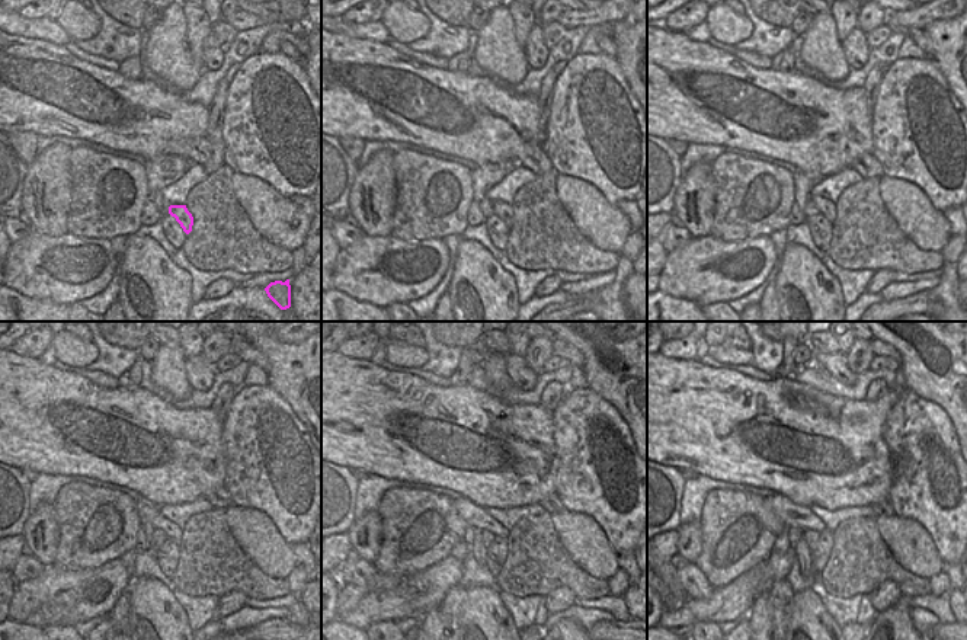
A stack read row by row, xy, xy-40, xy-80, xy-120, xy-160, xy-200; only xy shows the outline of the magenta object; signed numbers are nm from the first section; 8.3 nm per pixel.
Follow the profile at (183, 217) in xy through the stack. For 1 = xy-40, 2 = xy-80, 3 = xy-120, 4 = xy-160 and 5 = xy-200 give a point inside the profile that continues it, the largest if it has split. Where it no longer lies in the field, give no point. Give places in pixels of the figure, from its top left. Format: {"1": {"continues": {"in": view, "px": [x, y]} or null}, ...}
{"1": {"continues": {"in": "xy-40", "px": [502, 210]}}, "2": {"continues": {"in": "xy-80", "px": [826, 207]}}, "3": {"continues": {"in": "xy-120", "px": [149, 514]}}, "4": {"continues": {"in": "xy-160", "px": [473, 515]}}, "5": {"continues": {"in": "xy-200", "px": [791, 514]}}}

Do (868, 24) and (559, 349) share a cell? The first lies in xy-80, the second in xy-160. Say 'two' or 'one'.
two

